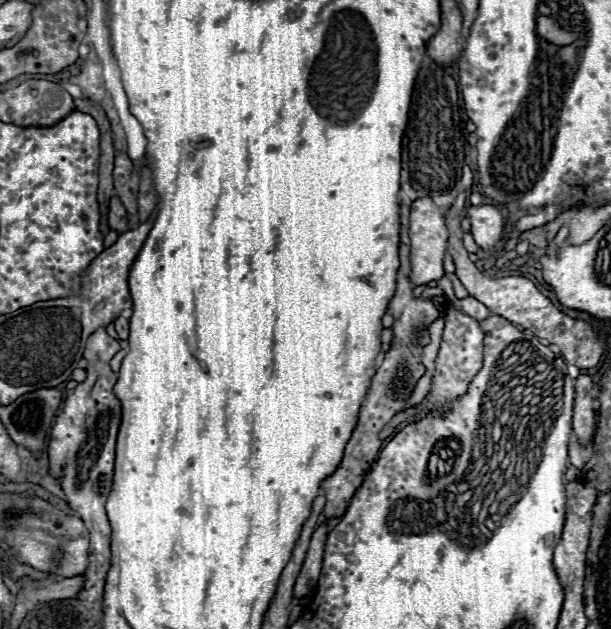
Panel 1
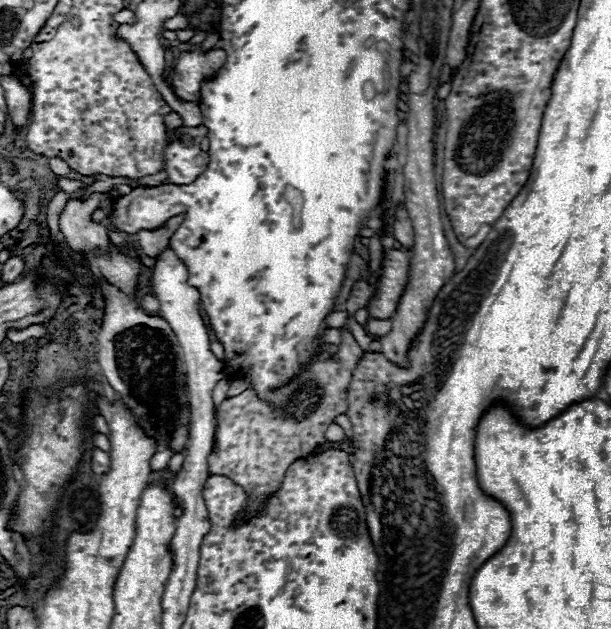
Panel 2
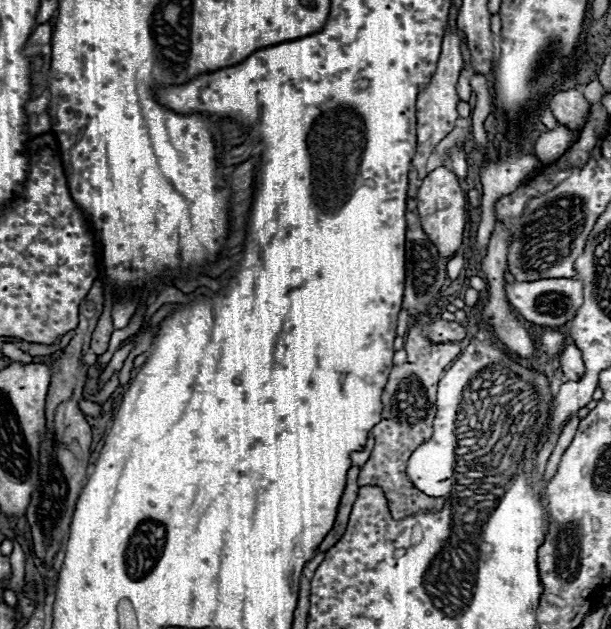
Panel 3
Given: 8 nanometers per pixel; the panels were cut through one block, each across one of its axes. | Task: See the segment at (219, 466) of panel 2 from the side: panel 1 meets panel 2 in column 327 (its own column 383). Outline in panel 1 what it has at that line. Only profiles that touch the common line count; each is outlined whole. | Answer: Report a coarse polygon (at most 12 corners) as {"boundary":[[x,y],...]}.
{"boundary":[[402,198],[394,340],[338,470],[322,482],[340,518],[426,368],[418,338],[440,316],[410,282],[410,204]]}

